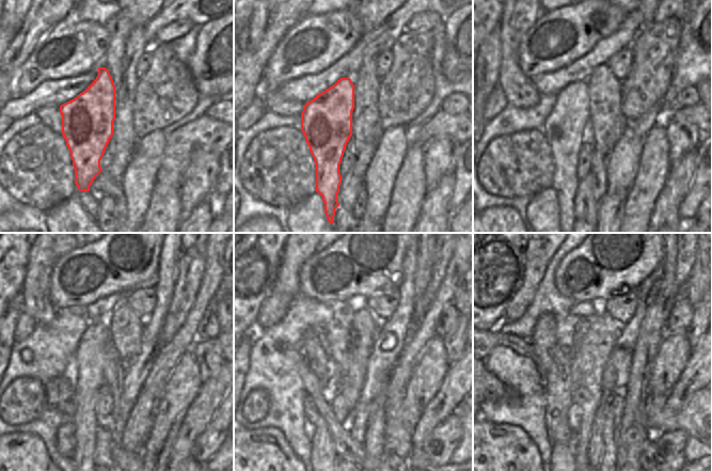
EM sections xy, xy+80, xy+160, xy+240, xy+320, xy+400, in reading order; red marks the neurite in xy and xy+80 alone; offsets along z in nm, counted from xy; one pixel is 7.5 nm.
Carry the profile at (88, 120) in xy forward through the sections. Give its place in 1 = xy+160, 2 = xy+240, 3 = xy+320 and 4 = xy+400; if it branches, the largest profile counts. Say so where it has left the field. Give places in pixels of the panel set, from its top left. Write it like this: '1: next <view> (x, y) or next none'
1: next xy+160 (564, 129)
2: next xy+240 (90, 355)
3: next xy+320 (322, 446)
4: next xy+400 (558, 450)

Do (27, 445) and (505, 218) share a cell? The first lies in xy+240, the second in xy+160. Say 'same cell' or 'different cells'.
same cell

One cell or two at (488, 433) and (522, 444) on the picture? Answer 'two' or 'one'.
one

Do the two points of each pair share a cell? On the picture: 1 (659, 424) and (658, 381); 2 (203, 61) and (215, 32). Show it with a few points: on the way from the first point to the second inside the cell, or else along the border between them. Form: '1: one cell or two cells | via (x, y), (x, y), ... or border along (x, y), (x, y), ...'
1: two cells | border along (649, 393), (662, 393), (667, 396)
2: one cell | via (206, 53), (207, 45), (211, 40)

